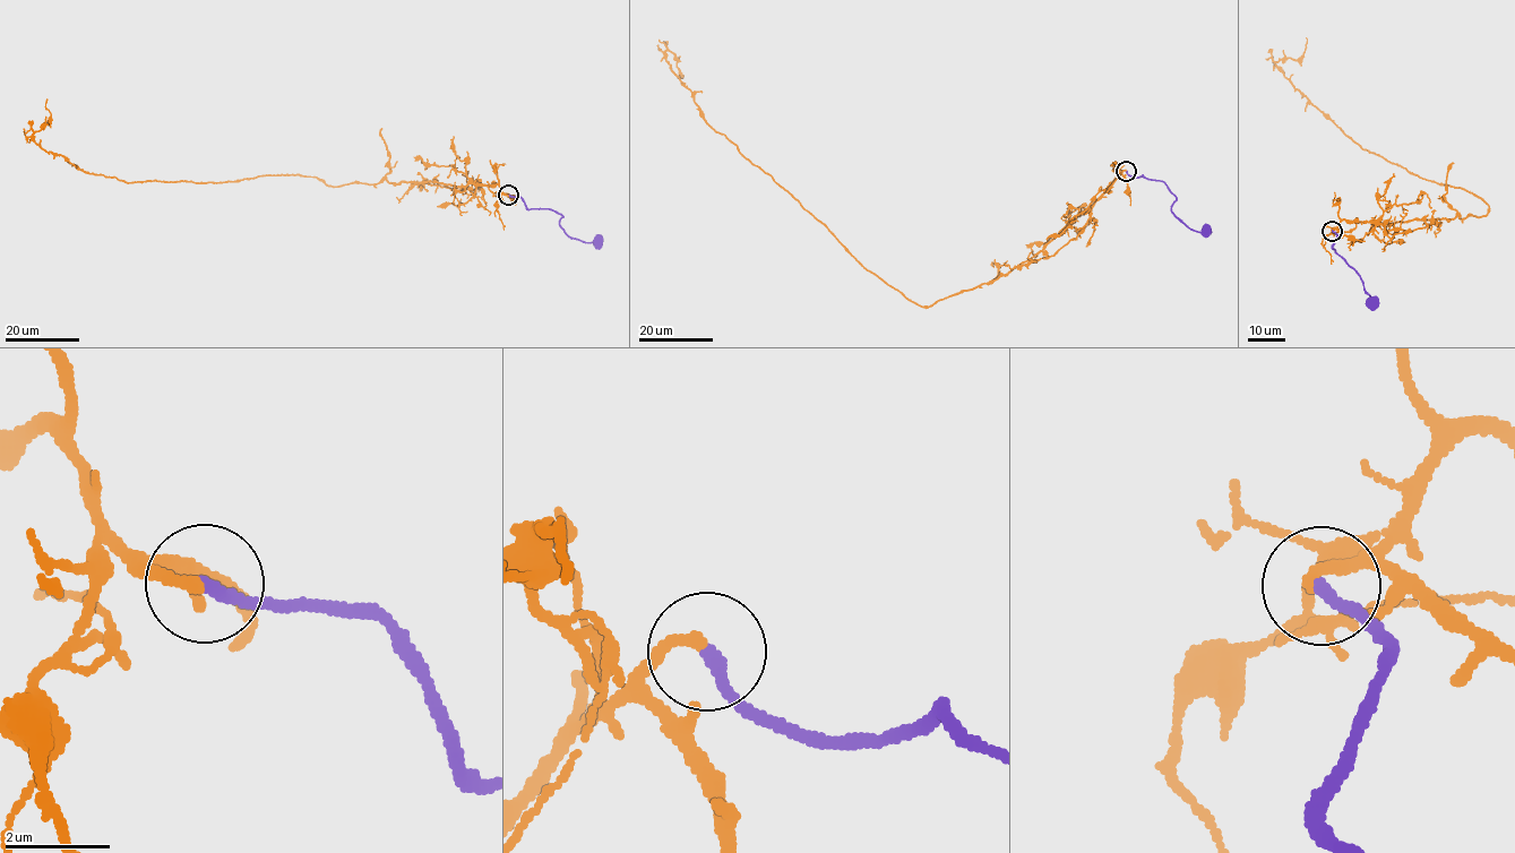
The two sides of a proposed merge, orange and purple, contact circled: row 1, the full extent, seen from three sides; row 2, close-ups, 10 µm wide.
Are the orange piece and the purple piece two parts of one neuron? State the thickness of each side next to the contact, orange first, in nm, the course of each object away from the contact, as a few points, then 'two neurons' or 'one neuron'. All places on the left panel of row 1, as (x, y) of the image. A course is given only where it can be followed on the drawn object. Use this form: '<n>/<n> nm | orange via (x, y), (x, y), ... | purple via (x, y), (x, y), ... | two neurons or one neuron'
240/240 nm | orange via (508, 196), (497, 183), (338, 187), (299, 174), (126, 183), (89, 174), (35, 141), (51, 113), (46, 100) | purple via (508, 195), (521, 197), (528, 208), (556, 210), (562, 215), (559, 226), (570, 237), (587, 242), (603, 241) | one neuron

